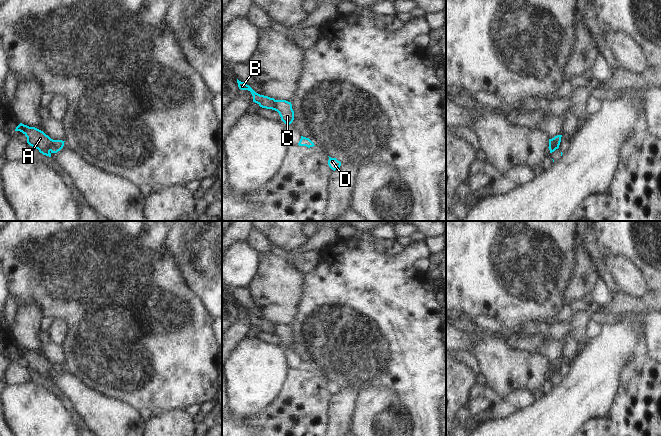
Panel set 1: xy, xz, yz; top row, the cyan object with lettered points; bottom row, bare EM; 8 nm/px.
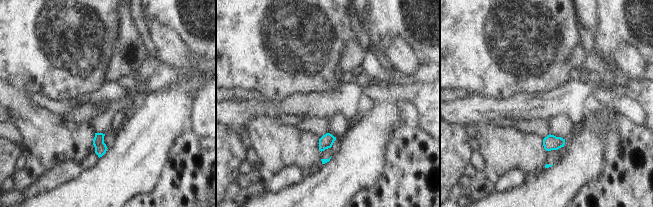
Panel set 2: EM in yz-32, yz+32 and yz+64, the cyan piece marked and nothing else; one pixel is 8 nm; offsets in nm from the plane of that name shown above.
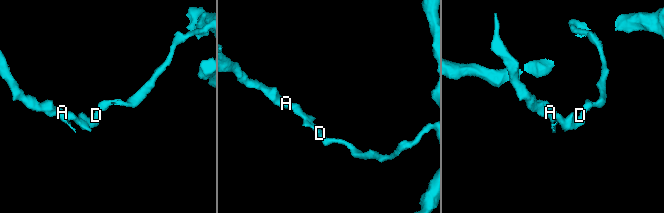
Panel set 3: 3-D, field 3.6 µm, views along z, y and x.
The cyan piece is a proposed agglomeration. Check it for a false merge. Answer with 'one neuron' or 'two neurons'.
two neurons

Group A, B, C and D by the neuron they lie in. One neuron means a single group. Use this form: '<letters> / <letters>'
A B / C D

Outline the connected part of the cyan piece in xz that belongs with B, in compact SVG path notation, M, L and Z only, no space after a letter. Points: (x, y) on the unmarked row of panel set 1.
M237 303L238 311L241 314L248 314L253 320L253 326L257 327L260 331L274 334L275 323L268 320L256 317L249 309Z

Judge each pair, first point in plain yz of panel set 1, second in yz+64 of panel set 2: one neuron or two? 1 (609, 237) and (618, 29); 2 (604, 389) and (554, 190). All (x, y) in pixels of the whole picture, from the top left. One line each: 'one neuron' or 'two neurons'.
1: one neuron
2: one neuron

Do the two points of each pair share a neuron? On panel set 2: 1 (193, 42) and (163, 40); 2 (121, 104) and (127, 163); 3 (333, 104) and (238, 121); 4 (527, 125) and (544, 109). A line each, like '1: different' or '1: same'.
1: different
2: different
3: same
4: different

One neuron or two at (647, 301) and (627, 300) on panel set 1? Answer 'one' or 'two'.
one

